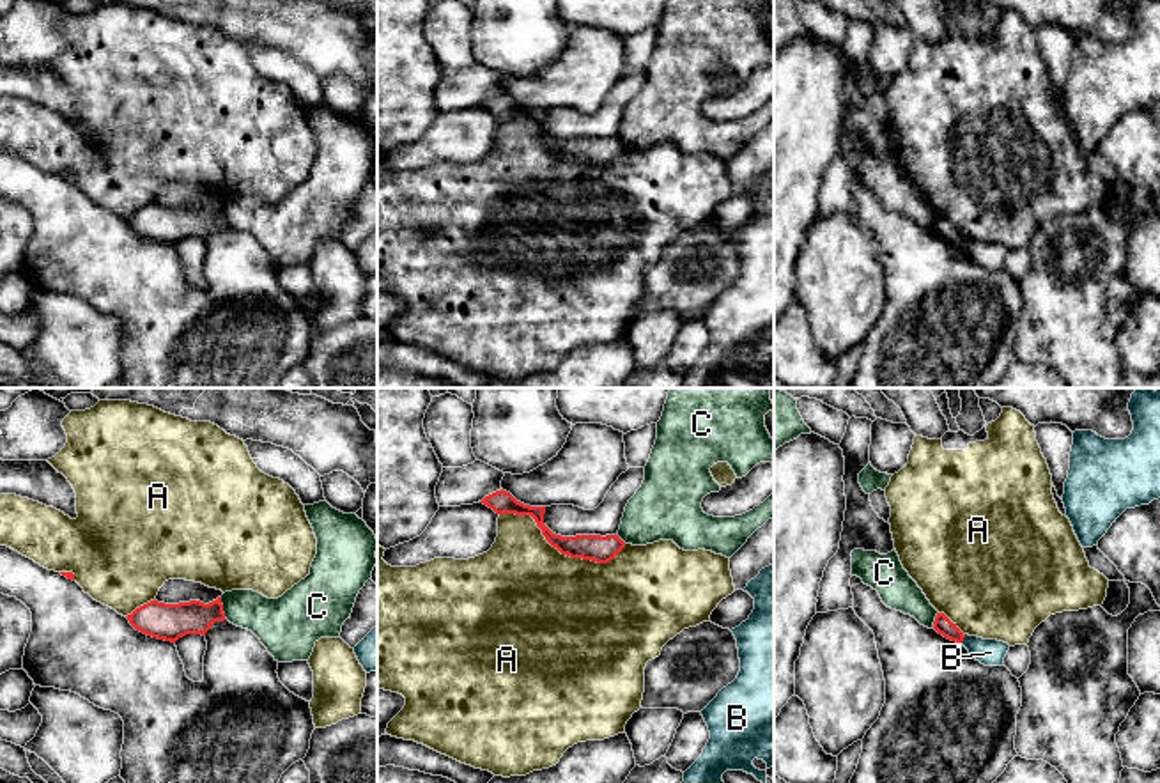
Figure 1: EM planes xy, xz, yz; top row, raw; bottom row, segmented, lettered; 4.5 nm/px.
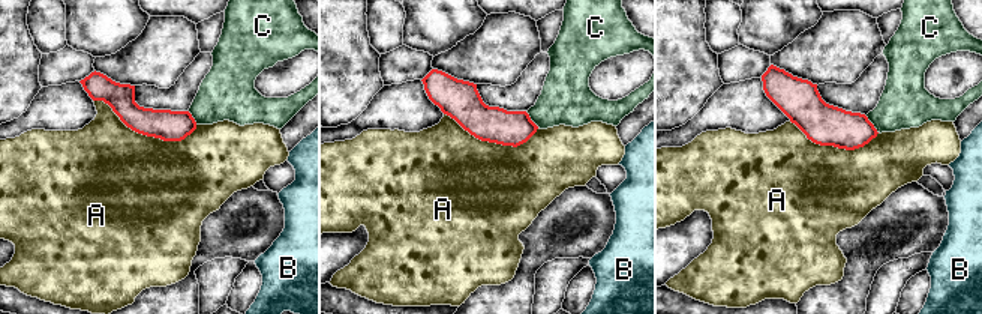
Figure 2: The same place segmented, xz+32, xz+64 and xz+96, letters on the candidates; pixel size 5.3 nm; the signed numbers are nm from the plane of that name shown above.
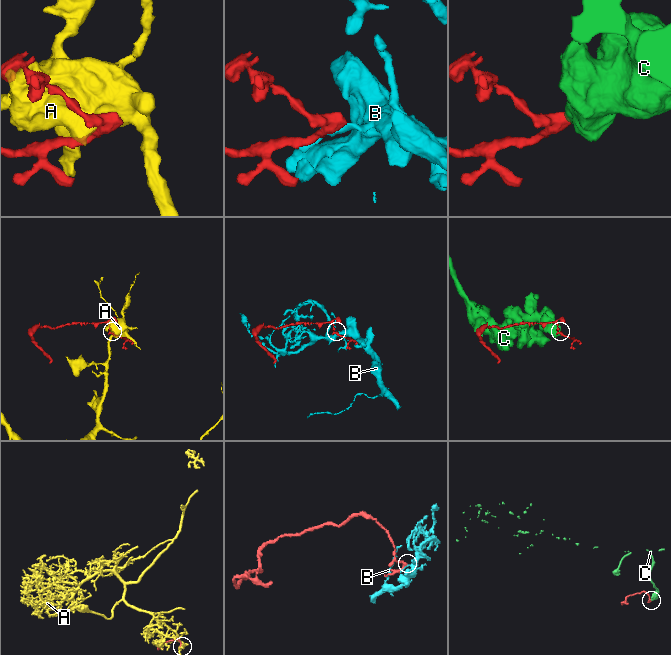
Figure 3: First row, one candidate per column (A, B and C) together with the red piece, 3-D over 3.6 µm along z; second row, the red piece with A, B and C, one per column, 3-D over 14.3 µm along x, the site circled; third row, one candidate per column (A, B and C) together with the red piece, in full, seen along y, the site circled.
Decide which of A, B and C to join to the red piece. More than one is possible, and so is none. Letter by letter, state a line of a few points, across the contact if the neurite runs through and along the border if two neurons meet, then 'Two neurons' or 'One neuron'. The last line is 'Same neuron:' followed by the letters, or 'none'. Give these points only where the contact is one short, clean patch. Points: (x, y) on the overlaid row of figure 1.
A: Two neurons
B: Two neurons
C: Line: xy (220, 597), (227, 619). Two neurons
Same neuron: none

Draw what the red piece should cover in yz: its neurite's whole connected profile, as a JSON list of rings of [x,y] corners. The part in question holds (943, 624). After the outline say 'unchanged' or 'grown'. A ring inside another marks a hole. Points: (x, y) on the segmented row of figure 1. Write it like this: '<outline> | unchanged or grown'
[[[937,613],[933,629],[944,638],[962,643],[965,634],[944,613]]] | unchanged

